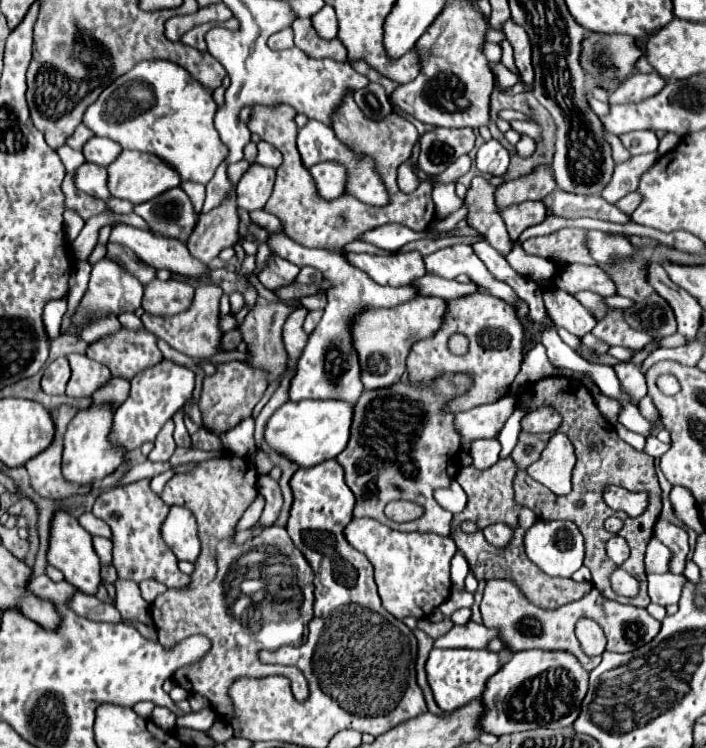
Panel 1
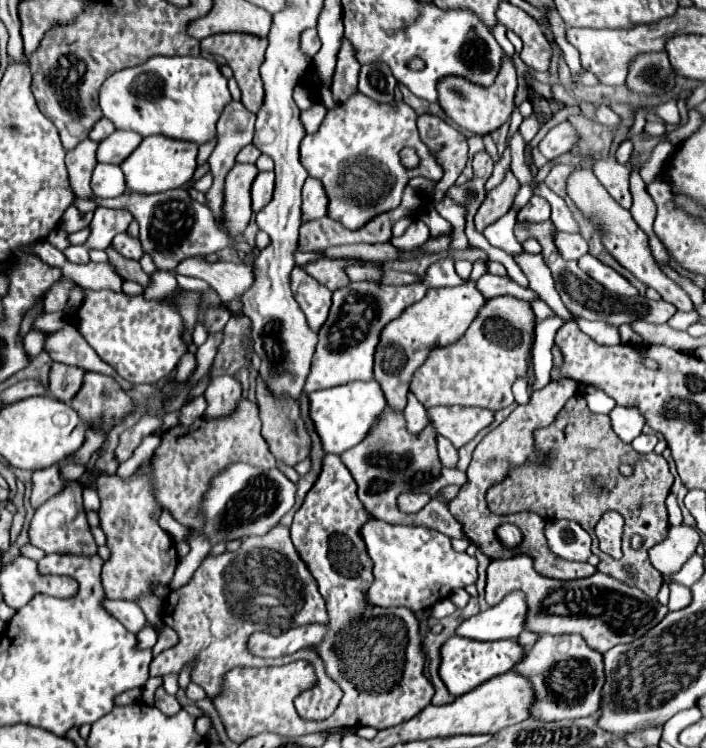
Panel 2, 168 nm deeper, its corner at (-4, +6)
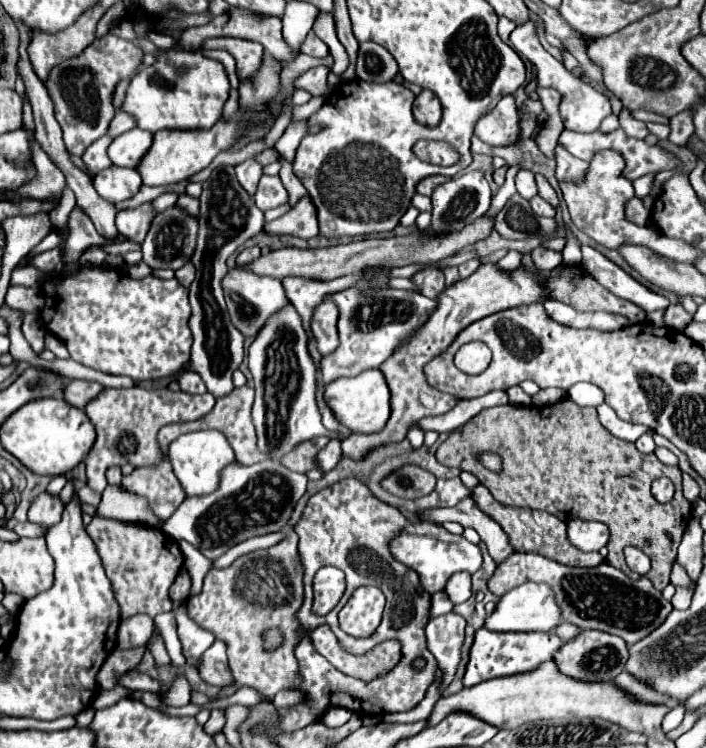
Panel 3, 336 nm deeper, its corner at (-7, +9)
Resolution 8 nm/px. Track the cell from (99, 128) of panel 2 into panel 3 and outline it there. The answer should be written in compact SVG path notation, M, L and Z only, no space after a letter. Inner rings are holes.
M118 111L116 115L114 115L114 119L110 121L110 127L108 127L108 137L112 137L112 139L116 139L118 135L122 135L124 131L128 131L128 129L132 129L134 127L134 119L128 115L128 113L124 113L124 111Z

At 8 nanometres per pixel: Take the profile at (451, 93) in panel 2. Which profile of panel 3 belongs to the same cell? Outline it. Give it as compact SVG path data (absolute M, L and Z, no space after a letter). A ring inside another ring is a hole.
M504 95L500 103L474 125L474 133L490 145L508 145L518 139L520 115L512 95Z

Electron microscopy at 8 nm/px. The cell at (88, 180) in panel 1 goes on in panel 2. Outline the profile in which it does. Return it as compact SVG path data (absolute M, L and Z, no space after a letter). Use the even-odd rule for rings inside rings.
M97 164L91 180L91 190L99 198L121 196L127 190L121 168L115 164Z

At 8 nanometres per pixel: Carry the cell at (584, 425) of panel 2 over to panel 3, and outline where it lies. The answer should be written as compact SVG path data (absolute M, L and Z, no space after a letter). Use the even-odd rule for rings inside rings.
M564 397L558 403L550 405L500 405L484 409L480 415L470 419L462 431L452 431L450 437L438 447L436 459L442 465L458 467L462 471L474 473L484 487L492 493L492 497L502 505L512 507L528 507L538 511L548 511L559 519L572 521L572 519L584 519L584 521L600 521L606 523L610 529L610 541L608 541L608 557L606 561L624 571L628 577L638 579L636 573L632 573L624 561L624 547L632 545L644 551L650 561L652 569L646 573L646 577L654 583L658 591L662 591L670 583L670 561L676 559L676 549L680 545L682 533L690 519L690 503L682 497L680 491L680 479L682 473L678 467L664 465L656 459L656 455L644 455L636 449L634 443L614 437L606 431L606 427L598 421L598 413L594 407L578 407L572 399ZM482 453L496 453L502 459L502 471L490 471L482 465L480 455ZM656 477L668 477L672 479L676 493L670 503L658 503L650 495L650 483Z

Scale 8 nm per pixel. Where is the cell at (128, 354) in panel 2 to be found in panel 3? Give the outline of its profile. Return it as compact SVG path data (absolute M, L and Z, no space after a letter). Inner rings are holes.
M80 267L74 275L70 277L60 277L60 279L50 279L42 285L42 291L46 293L46 305L42 309L42 321L46 325L46 329L50 329L56 337L60 337L66 345L66 349L70 351L70 357L86 367L92 367L96 371L102 373L110 373L110 375L126 375L132 377L136 381L142 379L160 379L166 375L176 373L188 359L190 359L190 345L192 345L192 333L188 327L188 319L190 319L190 301L188 301L188 289L178 281L178 279L160 279L160 277L144 277L144 279L132 279L126 273L118 273L114 269L108 267Z

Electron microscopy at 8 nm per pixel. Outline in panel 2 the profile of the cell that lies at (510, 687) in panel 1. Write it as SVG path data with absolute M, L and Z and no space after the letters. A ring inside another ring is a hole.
M543 634L535 646L525 650L525 658L513 668L531 678L535 686L535 708L531 708L537 720L563 720L563 718L583 718L599 710L601 688L603 688L603 654L595 652L583 636L563 634L551 636Z

